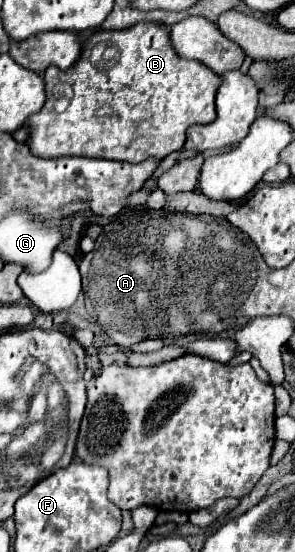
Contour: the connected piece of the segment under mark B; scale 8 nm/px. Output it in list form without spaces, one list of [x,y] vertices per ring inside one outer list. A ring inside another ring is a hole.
[[[143,22],[143,24],[135,24],[133,28],[125,28],[125,30],[99,30],[95,32],[91,38],[87,38],[83,42],[81,48],[81,56],[77,60],[77,64],[73,64],[69,70],[59,70],[59,68],[47,68],[45,72],[45,92],[47,92],[47,100],[43,104],[43,108],[33,114],[27,124],[31,128],[29,132],[29,148],[35,156],[39,158],[61,158],[61,156],[87,156],[87,158],[105,158],[105,160],[123,160],[123,162],[143,162],[147,158],[157,158],[163,160],[165,156],[169,156],[171,152],[177,152],[183,148],[185,144],[185,132],[189,126],[193,124],[209,124],[217,118],[215,114],[215,94],[217,88],[221,86],[221,76],[215,74],[211,68],[207,68],[205,64],[197,62],[197,60],[187,60],[181,58],[169,38],[169,26],[165,24],[151,24],[151,22]],[[67,100],[67,108],[59,112],[59,102]]]

